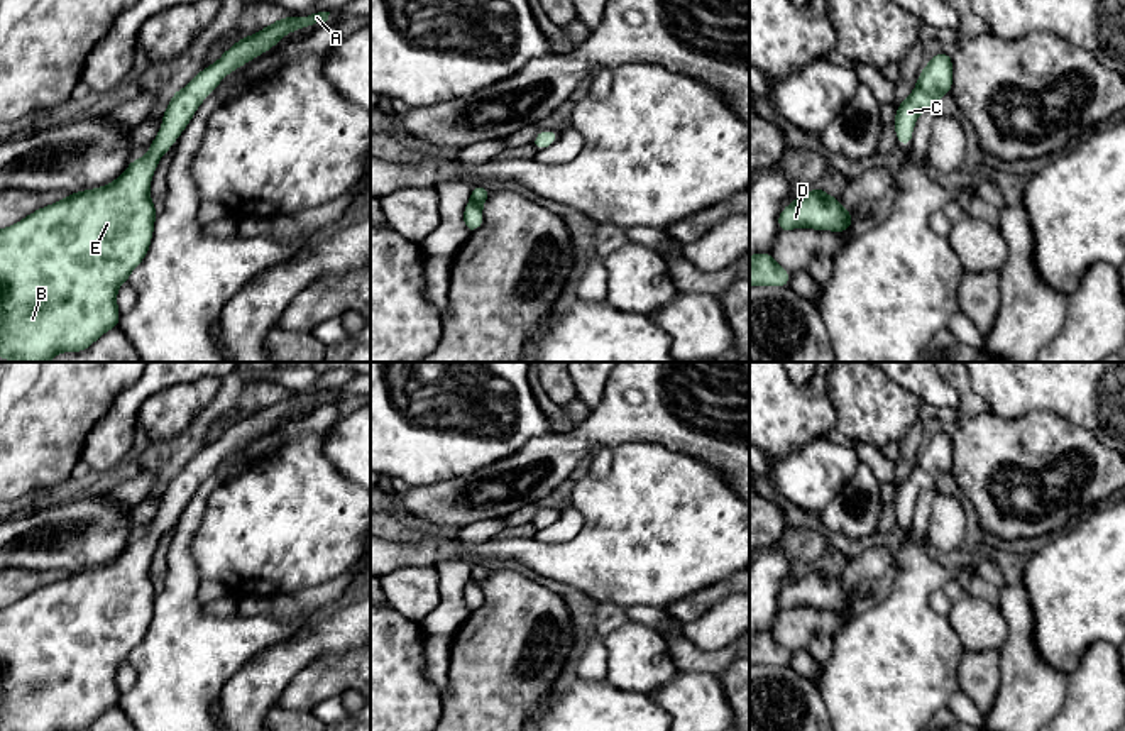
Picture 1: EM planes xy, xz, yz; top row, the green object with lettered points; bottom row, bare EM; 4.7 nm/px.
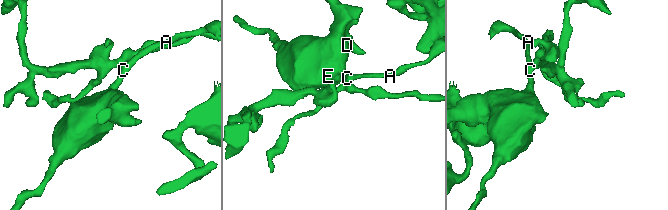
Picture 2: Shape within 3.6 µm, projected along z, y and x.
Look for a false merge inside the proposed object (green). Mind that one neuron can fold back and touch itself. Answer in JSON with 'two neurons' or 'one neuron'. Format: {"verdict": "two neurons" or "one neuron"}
{"verdict": "one neuron"}

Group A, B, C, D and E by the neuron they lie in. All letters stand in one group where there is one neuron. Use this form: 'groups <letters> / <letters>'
groups A B C D E

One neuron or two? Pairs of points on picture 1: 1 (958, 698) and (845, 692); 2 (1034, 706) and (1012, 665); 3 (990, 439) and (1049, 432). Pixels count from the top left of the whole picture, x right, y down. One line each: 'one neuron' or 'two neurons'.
1: two neurons
2: one neuron
3: one neuron

